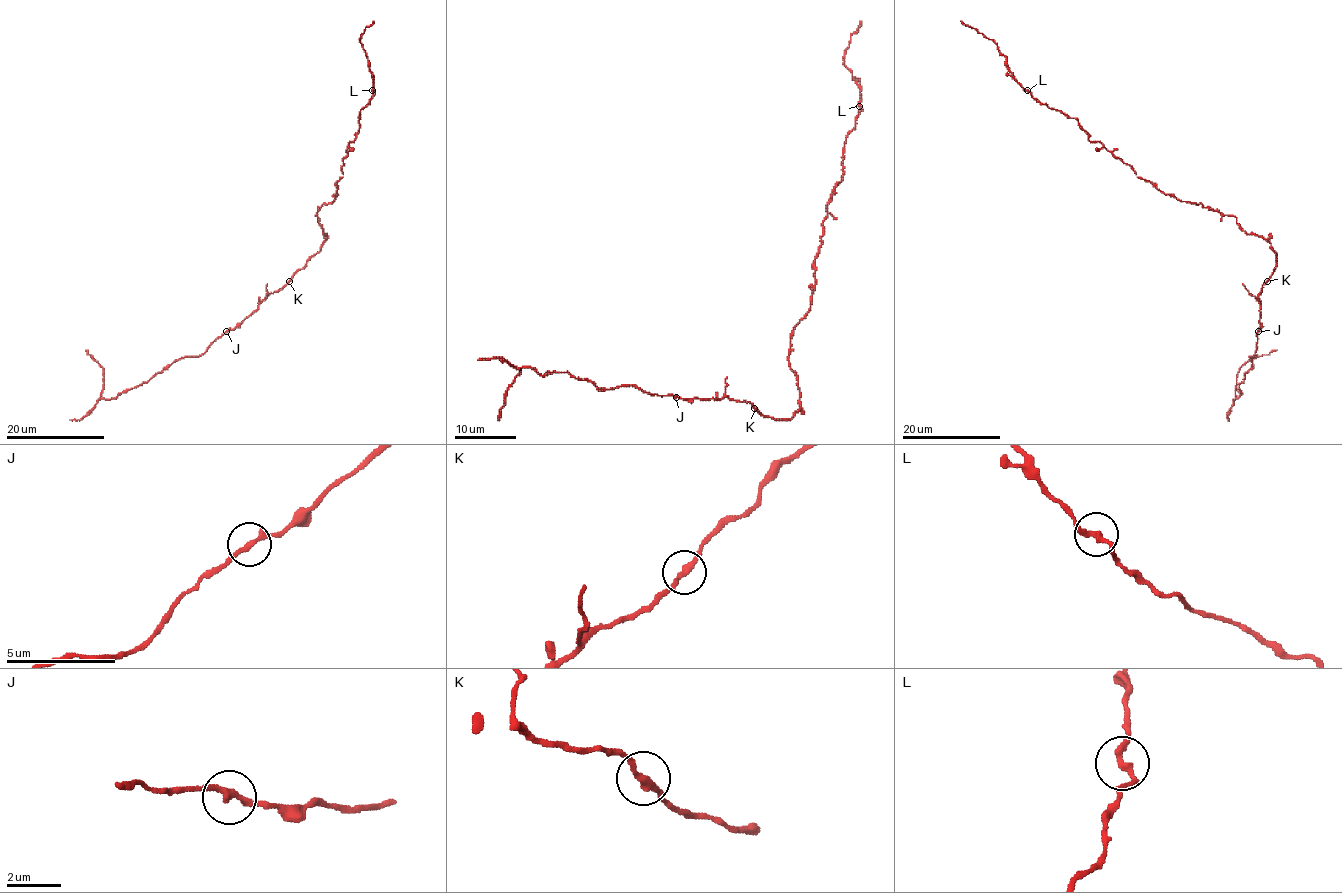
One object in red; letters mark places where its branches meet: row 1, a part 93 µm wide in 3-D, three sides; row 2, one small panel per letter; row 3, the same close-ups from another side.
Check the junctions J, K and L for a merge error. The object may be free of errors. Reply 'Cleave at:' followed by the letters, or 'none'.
Cleave at: none

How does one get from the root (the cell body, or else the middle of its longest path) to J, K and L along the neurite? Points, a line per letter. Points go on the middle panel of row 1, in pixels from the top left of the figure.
J: (798, 380), (799, 408), (790, 419), (765, 417), (750, 402), (736, 402), (728, 397), (676, 397)
K: (798, 380), (799, 408), (790, 419), (765, 417), (754, 408)
L: (798, 380), (788, 366), (790, 335), (810, 307), (827, 202), (841, 180), (844, 142), (860, 106)

